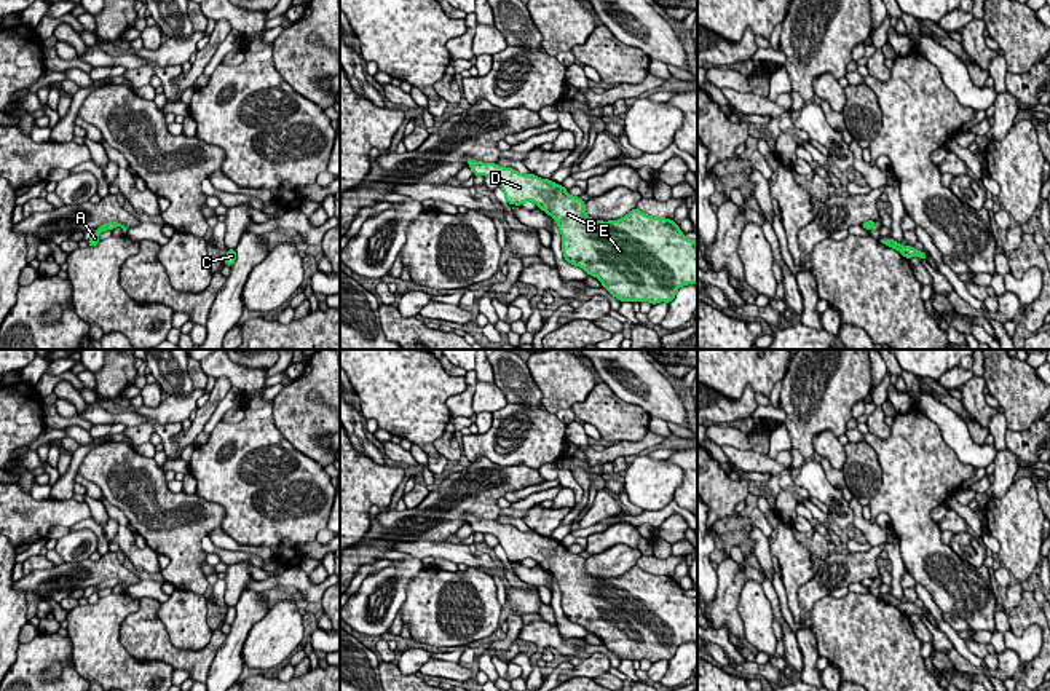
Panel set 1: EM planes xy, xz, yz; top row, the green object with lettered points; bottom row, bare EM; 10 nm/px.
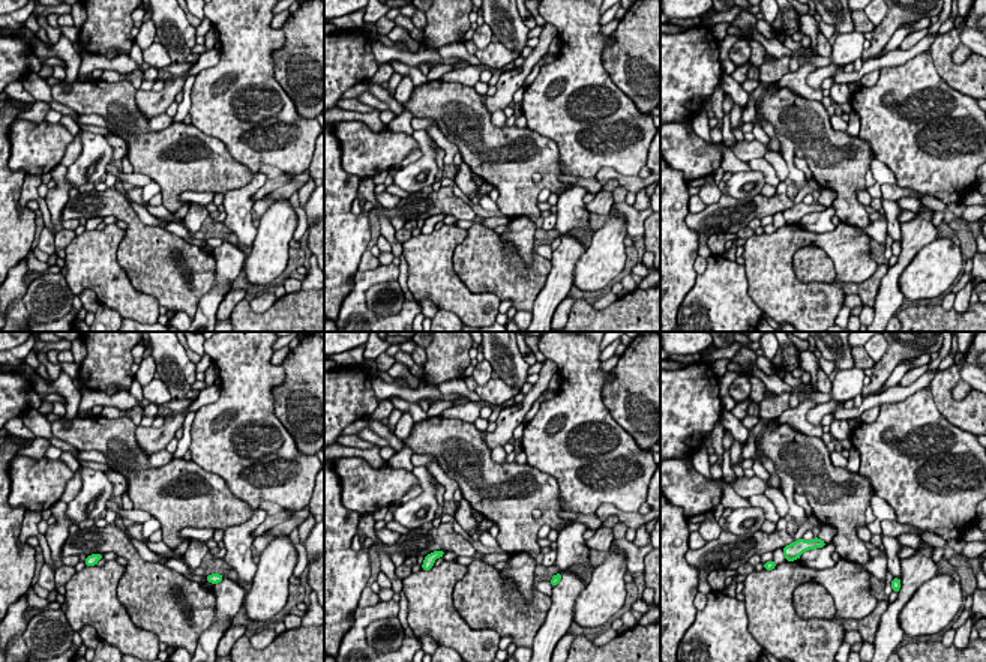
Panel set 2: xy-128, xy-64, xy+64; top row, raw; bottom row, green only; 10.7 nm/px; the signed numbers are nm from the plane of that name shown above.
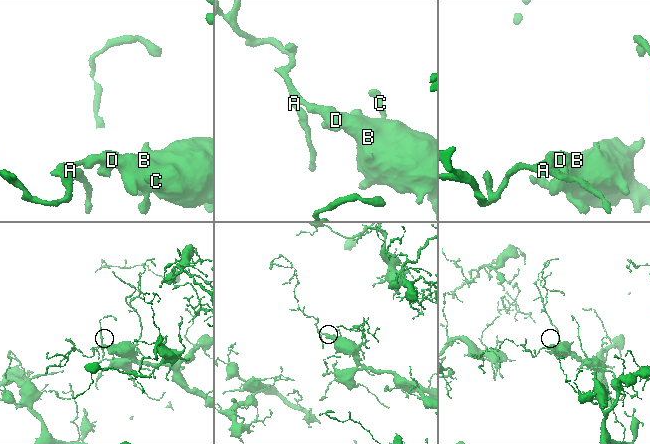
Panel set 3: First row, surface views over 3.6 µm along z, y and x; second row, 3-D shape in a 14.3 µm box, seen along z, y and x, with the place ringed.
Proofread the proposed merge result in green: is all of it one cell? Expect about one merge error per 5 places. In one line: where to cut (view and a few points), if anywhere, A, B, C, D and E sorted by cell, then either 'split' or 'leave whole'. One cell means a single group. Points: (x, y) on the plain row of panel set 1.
no cut; A B C D E; leave whole

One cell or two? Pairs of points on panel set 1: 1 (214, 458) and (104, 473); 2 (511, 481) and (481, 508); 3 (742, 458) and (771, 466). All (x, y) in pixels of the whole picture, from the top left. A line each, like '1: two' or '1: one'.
1: two
2: one
3: one

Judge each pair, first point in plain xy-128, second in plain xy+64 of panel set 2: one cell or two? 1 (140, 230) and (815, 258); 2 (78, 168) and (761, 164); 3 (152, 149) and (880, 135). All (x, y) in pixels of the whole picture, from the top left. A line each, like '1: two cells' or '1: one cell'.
1: one cell
2: two cells
3: two cells

